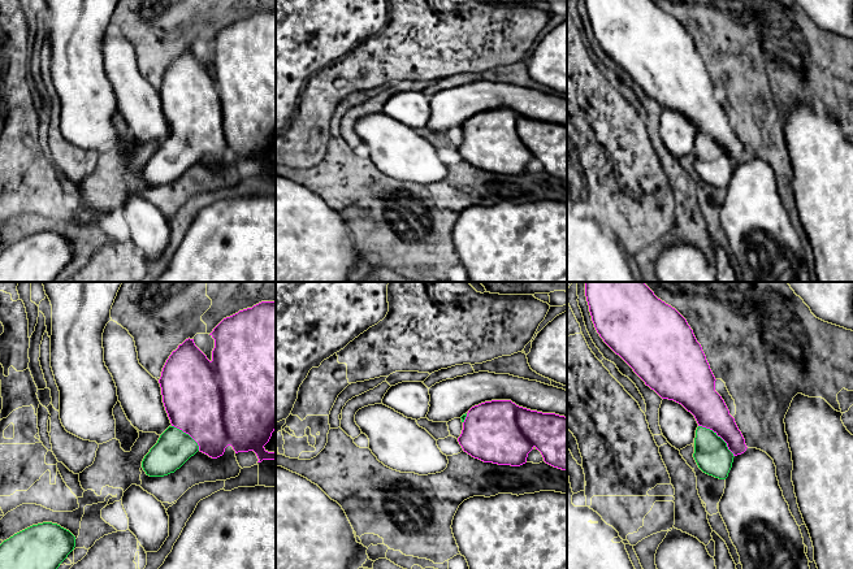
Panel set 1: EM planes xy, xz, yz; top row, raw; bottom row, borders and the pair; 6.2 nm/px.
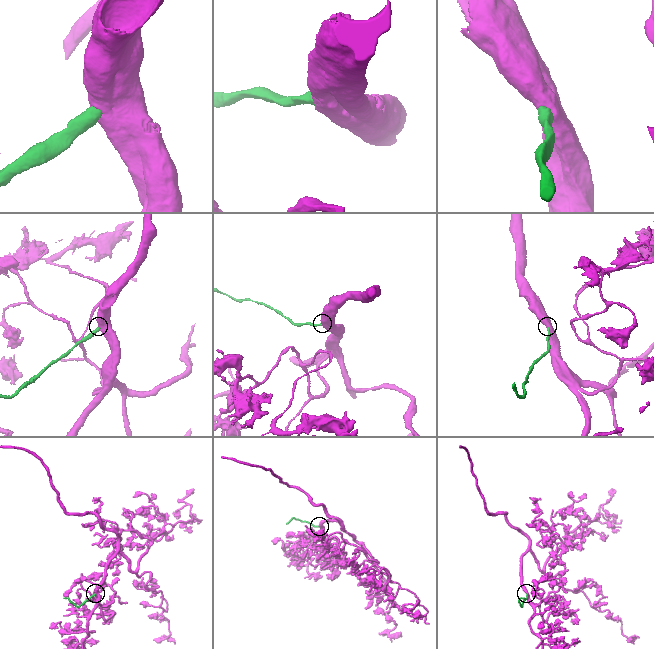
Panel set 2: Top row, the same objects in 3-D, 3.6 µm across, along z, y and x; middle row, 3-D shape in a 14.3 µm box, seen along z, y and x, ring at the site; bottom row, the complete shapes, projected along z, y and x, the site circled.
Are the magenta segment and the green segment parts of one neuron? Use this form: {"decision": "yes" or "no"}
{"decision": "yes"}

